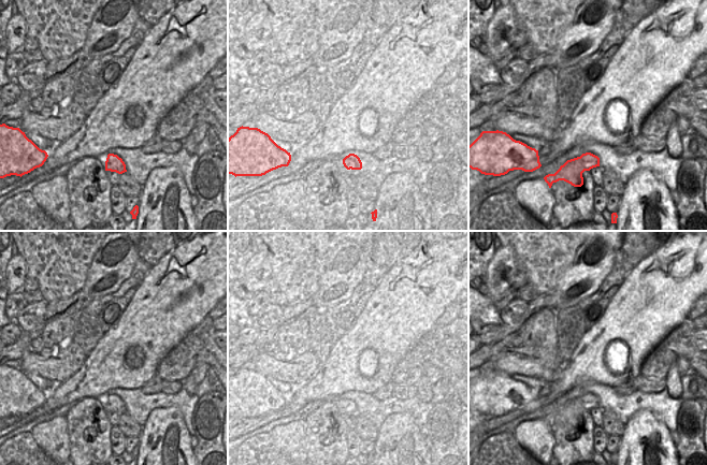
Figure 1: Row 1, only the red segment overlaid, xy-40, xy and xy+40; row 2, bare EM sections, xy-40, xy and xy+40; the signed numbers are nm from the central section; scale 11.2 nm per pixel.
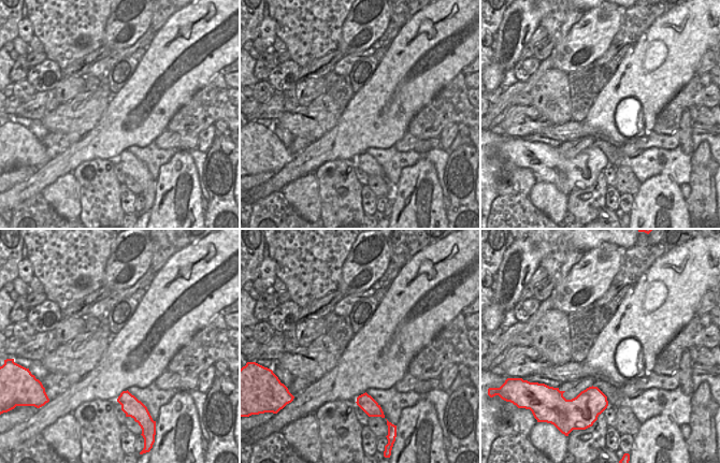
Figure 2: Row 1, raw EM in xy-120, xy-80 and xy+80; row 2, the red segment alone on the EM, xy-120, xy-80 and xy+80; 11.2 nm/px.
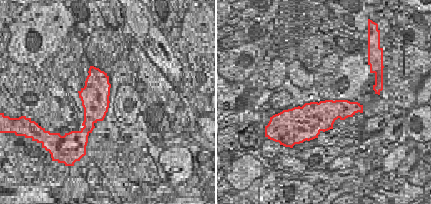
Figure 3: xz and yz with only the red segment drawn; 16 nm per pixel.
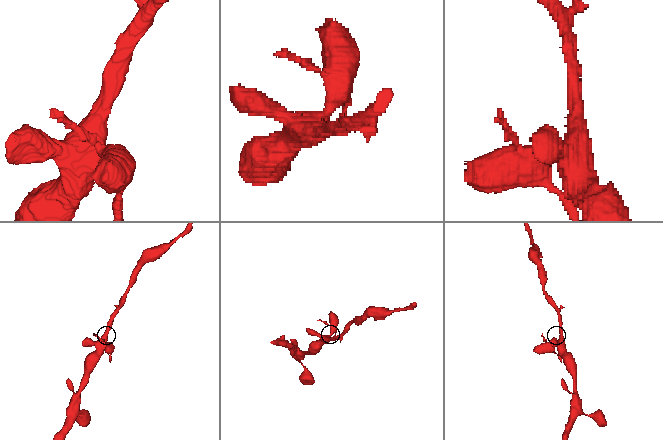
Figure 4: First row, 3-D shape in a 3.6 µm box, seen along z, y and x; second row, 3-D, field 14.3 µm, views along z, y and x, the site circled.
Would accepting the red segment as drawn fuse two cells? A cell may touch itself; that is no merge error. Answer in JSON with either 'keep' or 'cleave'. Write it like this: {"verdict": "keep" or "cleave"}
{"verdict": "cleave"}

